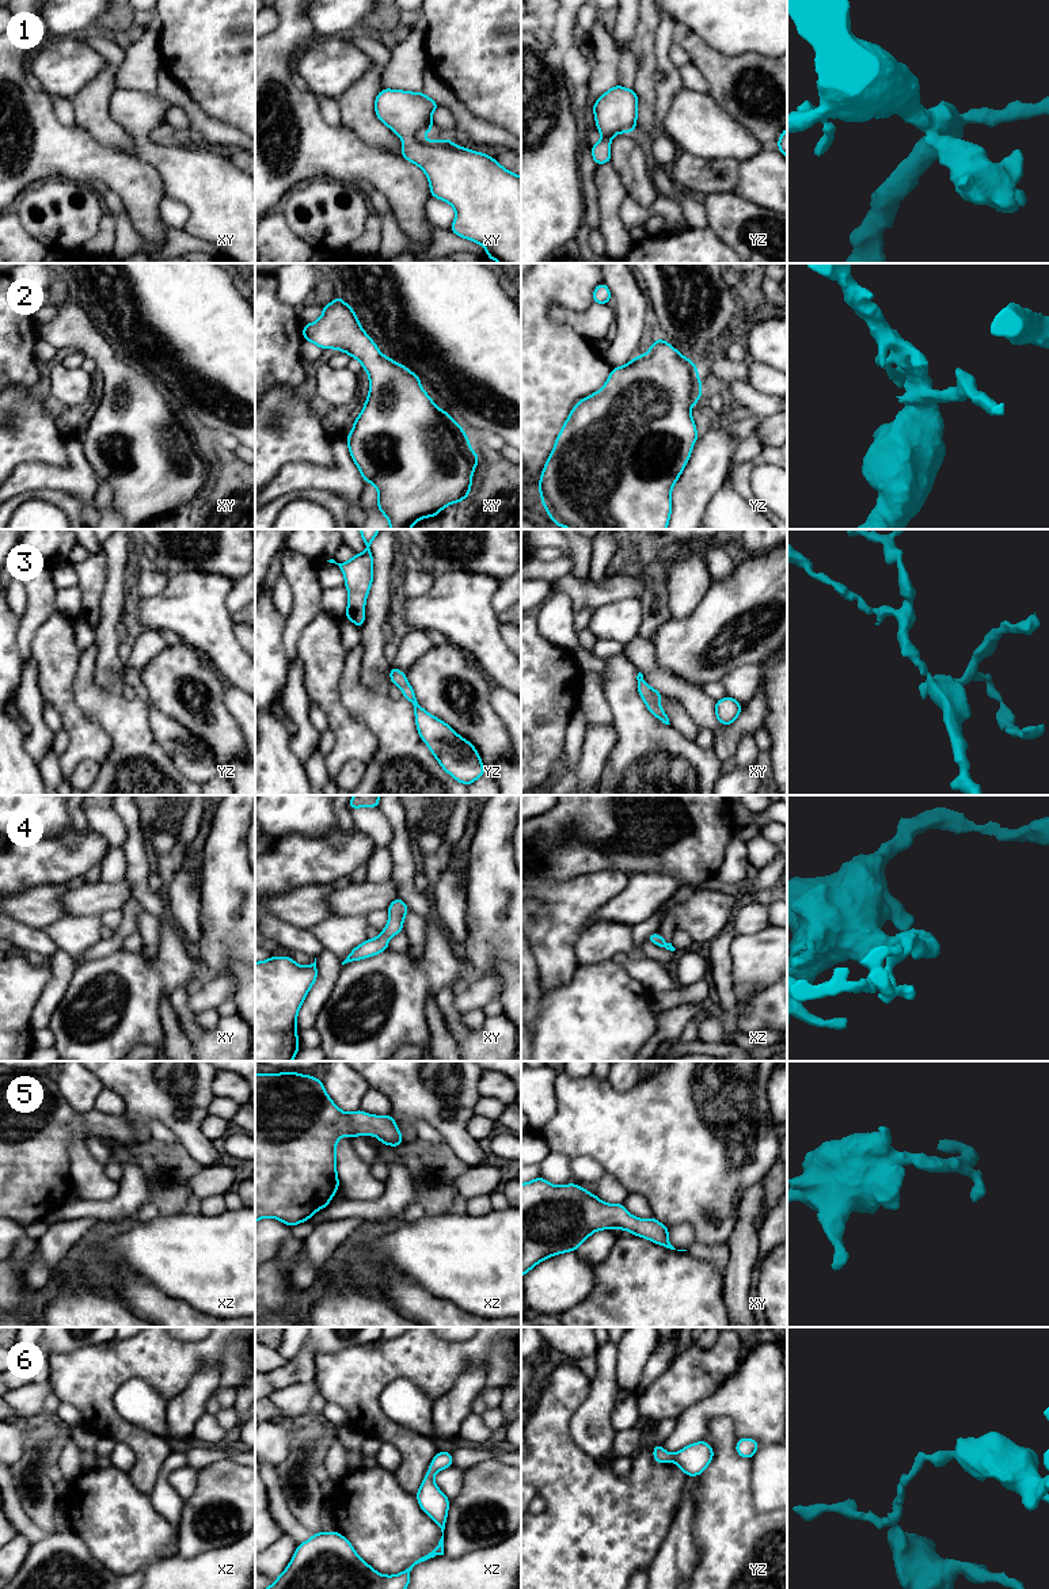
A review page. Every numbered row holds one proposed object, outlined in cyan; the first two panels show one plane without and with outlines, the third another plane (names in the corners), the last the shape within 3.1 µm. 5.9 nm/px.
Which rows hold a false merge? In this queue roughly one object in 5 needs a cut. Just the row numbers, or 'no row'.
no row

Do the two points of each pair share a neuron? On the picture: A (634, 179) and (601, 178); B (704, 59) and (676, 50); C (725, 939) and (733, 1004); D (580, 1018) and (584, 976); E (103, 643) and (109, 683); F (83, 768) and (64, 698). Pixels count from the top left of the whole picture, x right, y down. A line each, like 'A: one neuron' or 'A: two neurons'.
A: two neurons
B: two neurons
C: one neuron
D: one neuron
E: one neuron
F: two neurons

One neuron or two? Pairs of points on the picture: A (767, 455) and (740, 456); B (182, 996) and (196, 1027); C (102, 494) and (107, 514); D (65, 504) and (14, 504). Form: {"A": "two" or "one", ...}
{"A": "two", "B": "one", "C": "one", "D": "one"}

